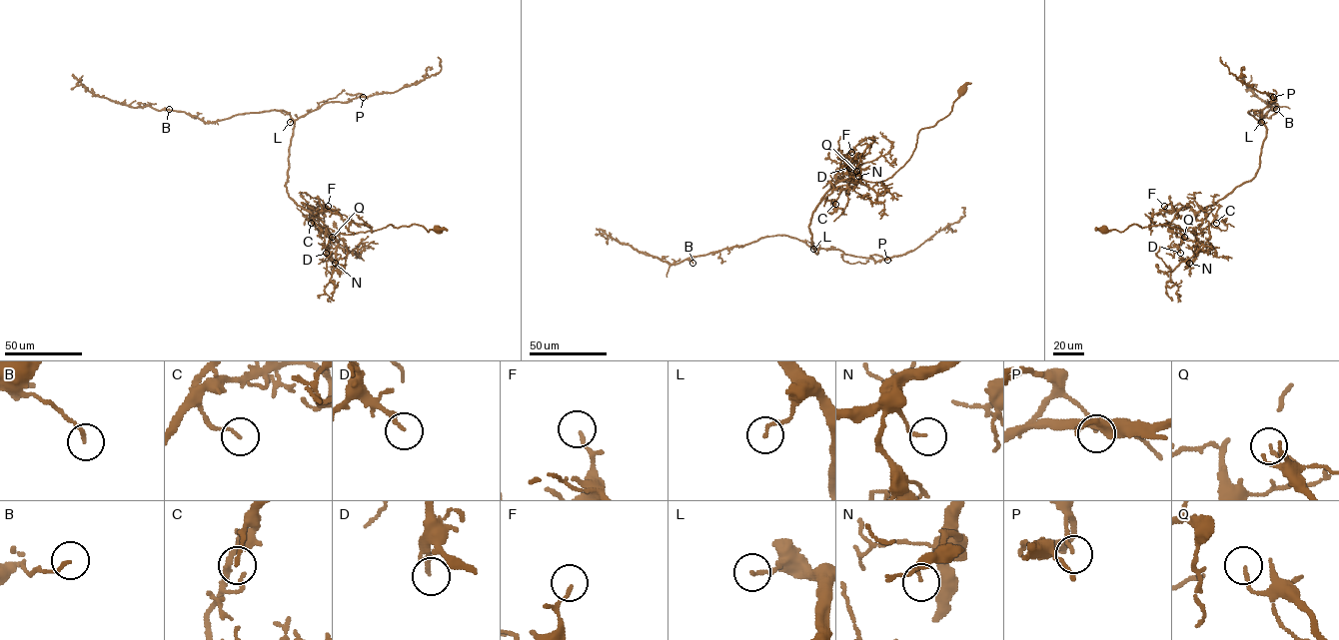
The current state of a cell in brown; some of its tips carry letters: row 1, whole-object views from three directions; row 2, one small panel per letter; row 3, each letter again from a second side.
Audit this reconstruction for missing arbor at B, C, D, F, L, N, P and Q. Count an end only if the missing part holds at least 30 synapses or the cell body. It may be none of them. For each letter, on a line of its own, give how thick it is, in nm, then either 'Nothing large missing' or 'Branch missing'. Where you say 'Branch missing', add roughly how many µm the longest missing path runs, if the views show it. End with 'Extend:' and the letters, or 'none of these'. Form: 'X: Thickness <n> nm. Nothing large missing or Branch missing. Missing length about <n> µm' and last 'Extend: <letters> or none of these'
B: Thickness 120 nm. Nothing large missing
C: Thickness 110 nm. Nothing large missing
D: Thickness 170 nm. Branch missing. Missing length about 15 µm
F: Thickness 110 nm. Nothing large missing
L: Thickness 120 nm. Nothing large missing
N: Thickness 120 nm. Nothing large missing
P: Thickness 120 nm. Nothing large missing
Q: Thickness 130 nm. Nothing large missing
Extend: D

